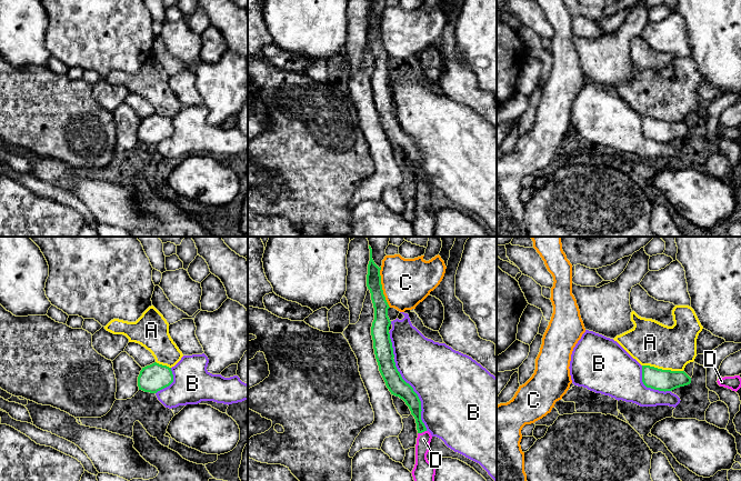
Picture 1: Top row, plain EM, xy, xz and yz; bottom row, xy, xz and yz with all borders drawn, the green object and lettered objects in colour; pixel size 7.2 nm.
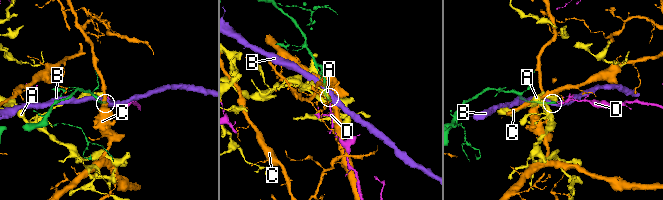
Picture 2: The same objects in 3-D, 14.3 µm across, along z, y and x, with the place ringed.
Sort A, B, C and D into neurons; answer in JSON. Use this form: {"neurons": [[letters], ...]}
{"neurons": [["A"], ["B"], ["C"], ["D"]]}

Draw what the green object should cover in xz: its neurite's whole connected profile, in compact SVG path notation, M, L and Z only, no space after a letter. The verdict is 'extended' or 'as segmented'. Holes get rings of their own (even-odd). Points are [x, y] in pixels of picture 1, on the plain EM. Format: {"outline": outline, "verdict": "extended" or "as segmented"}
{"outline": "M370 0L367 38L370 41L374 59L374 71L371 78L374 106L379 122L387 139L391 146L399 148L405 153L411 166L415 170L418 189L415 196L415 216L411 223L413 231L417 237L433 237L435 218L427 210L432 187L421 171L421 152L418 146L413 142L413 139L402 130L395 118L393 99L389 84L391 72L388 68L388 60L390 58L383 46L380 21L381 18L379 19L374 14L372 10L372 0Z", "verdict": "extended"}

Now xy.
{"outline": "M157 113L142 119L138 128L139 141L150 144L169 138L173 133L171 119Z", "verdict": "as segmented"}

